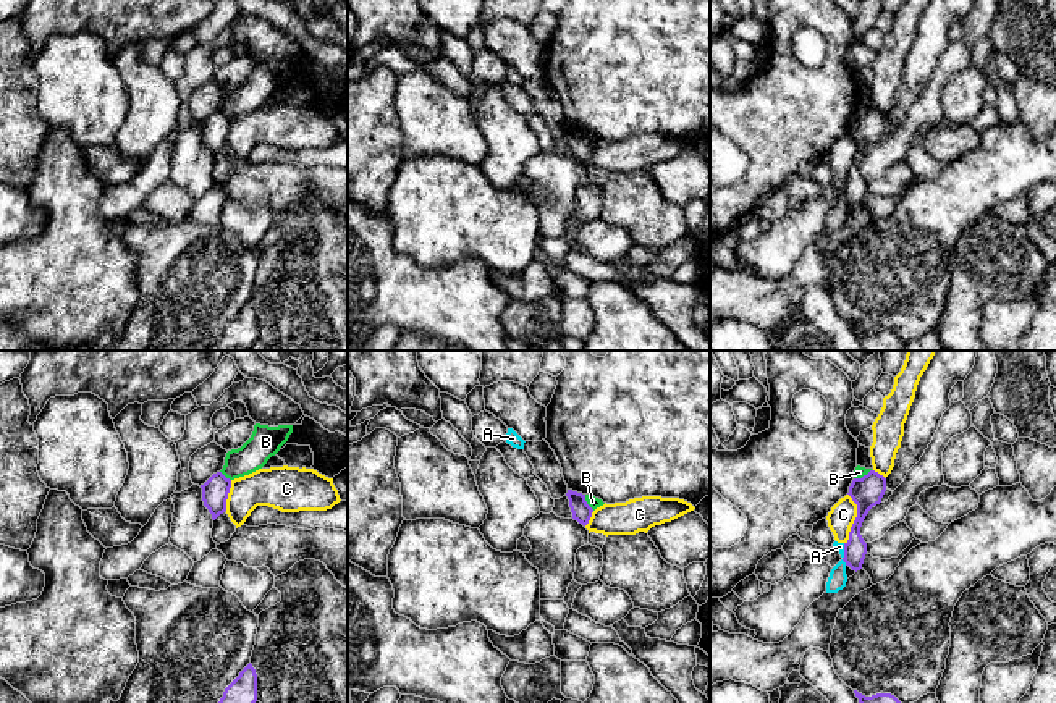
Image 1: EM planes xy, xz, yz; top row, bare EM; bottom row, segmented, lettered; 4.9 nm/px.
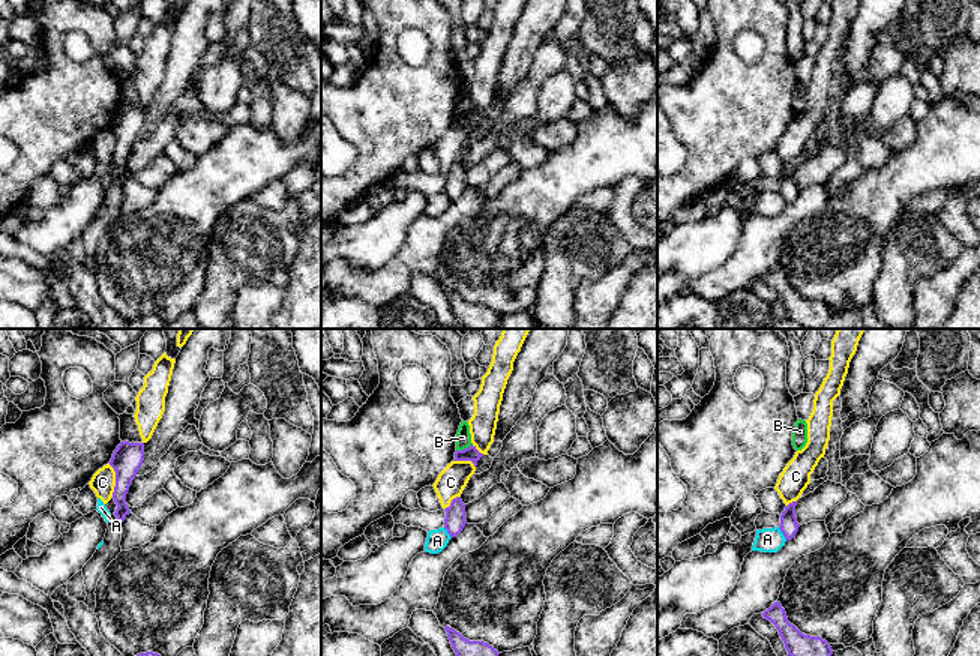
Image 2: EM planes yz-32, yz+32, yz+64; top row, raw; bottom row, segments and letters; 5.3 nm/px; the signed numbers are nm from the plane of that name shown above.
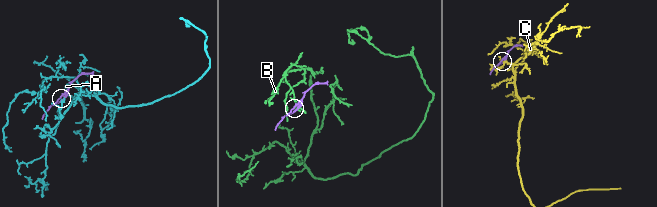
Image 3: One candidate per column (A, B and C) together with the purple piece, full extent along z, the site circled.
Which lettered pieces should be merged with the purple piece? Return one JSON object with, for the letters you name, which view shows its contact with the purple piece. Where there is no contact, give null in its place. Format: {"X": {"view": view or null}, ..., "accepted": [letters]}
{"accepted": []}

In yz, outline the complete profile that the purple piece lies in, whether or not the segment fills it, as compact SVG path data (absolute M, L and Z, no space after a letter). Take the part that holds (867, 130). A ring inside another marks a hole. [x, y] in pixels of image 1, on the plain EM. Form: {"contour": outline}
{"contour": "M870 108L862 116L854 116L849 124L847 133L857 142L857 155L851 165L849 178L844 181L843 199L855 210L862 207L867 192L867 181L860 173L862 160L868 149L881 141L885 129L886 116L875 108Z"}

